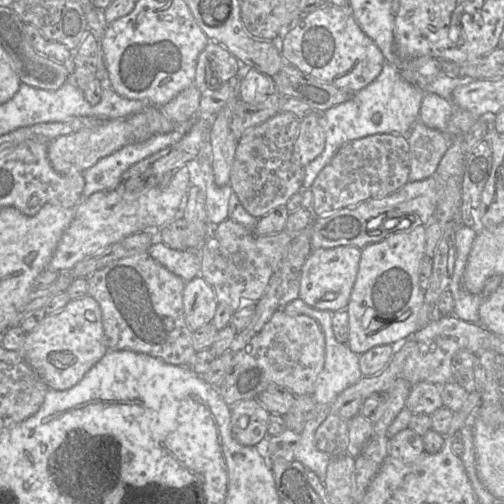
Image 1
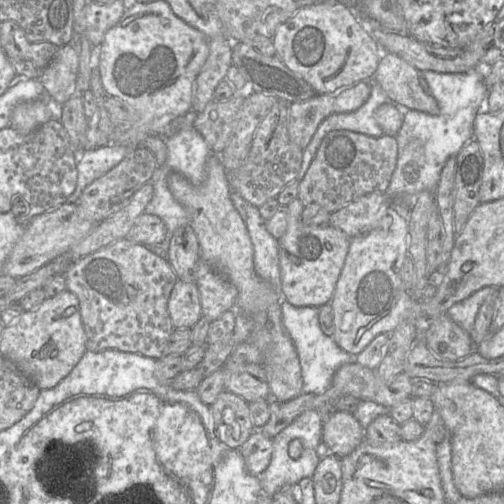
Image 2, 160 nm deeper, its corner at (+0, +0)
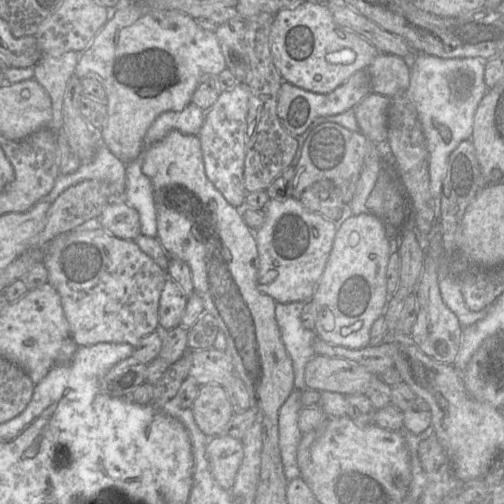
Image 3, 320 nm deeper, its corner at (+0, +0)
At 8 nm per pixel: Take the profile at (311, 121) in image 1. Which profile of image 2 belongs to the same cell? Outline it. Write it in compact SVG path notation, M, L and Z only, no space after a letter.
M361 81L335 93L314 97L288 105L289 138L304 150L319 124L334 113L349 113L361 107L371 93L370 81Z

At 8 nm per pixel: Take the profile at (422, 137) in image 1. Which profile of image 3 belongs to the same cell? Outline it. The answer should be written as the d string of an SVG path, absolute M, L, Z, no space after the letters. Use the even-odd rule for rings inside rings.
M417 52L415 56L406 96L417 110L425 136L429 153L430 190L433 199L440 199L451 153L462 141L471 140L474 116L480 101L487 91L485 84L486 61L480 57L445 59L421 52ZM456 73L466 73L470 77L469 89L461 95L456 95L450 88L452 76ZM440 125L450 130L451 139L449 142L445 142L437 130Z

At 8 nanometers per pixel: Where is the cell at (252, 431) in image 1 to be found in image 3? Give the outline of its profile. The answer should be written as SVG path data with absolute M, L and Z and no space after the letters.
M216 384L200 386L191 410L197 426L208 438L224 435L235 413L225 390Z

